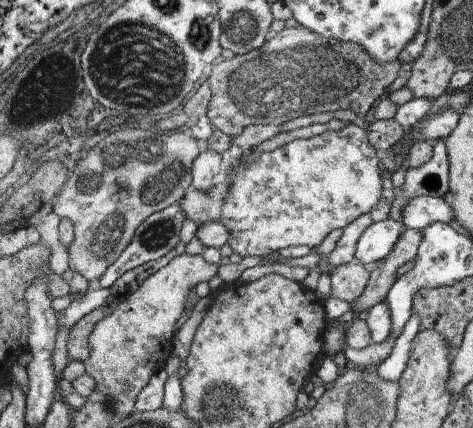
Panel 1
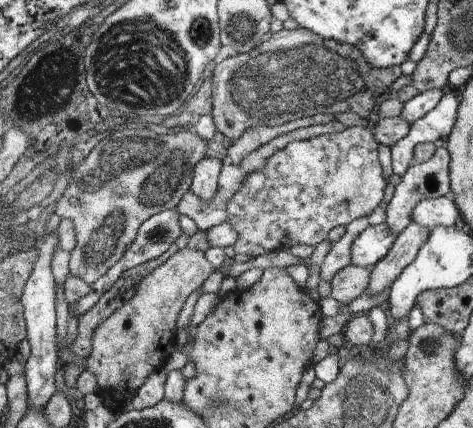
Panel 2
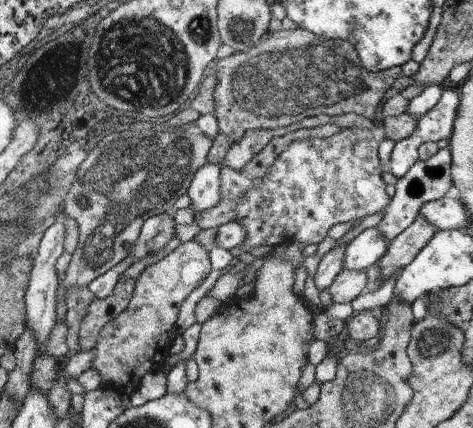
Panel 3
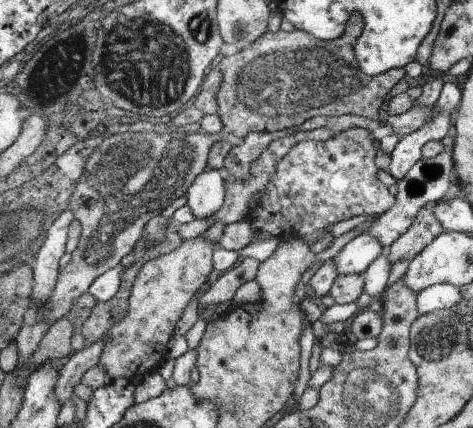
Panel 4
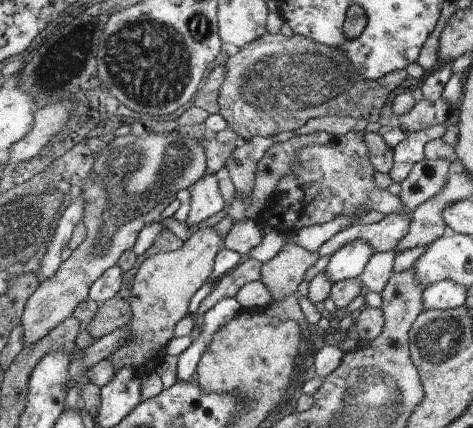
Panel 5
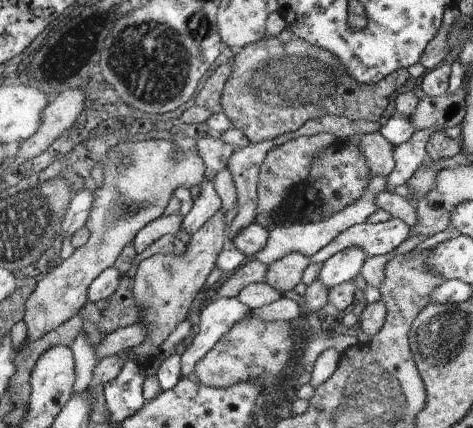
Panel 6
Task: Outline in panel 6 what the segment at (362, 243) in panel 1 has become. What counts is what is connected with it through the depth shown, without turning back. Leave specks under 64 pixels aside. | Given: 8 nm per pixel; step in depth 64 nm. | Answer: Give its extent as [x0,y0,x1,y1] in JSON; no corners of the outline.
[317,248,367,290]

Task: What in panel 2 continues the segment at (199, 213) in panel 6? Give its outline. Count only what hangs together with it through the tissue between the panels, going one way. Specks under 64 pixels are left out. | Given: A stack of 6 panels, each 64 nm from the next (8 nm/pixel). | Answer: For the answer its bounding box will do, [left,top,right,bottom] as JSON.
[191,154,221,202]

